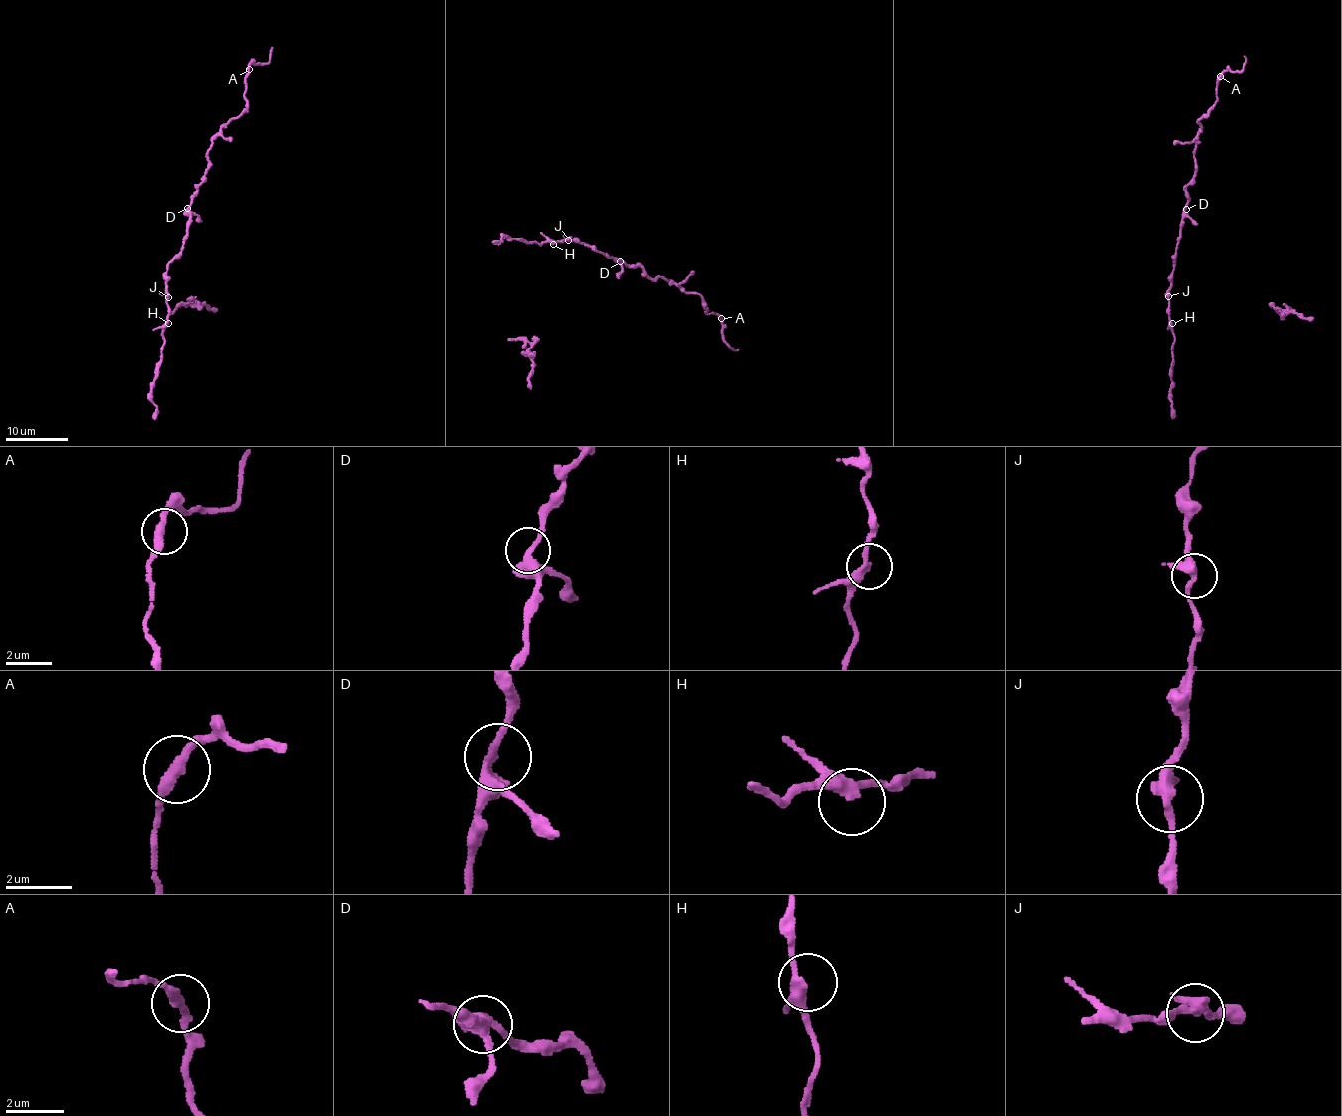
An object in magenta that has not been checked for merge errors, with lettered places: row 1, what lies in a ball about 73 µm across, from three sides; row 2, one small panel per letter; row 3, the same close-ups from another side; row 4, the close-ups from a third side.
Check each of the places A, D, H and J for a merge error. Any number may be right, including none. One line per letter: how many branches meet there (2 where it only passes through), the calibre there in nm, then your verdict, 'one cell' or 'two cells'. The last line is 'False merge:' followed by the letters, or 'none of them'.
A: branches 2; calibre 320 nm; one cell
D: branches 3; calibre 240 nm; one cell
H: branches 3; calibre 240 nm; one cell
J: branches 3; calibre 280 nm; one cell
False merge: none of them

